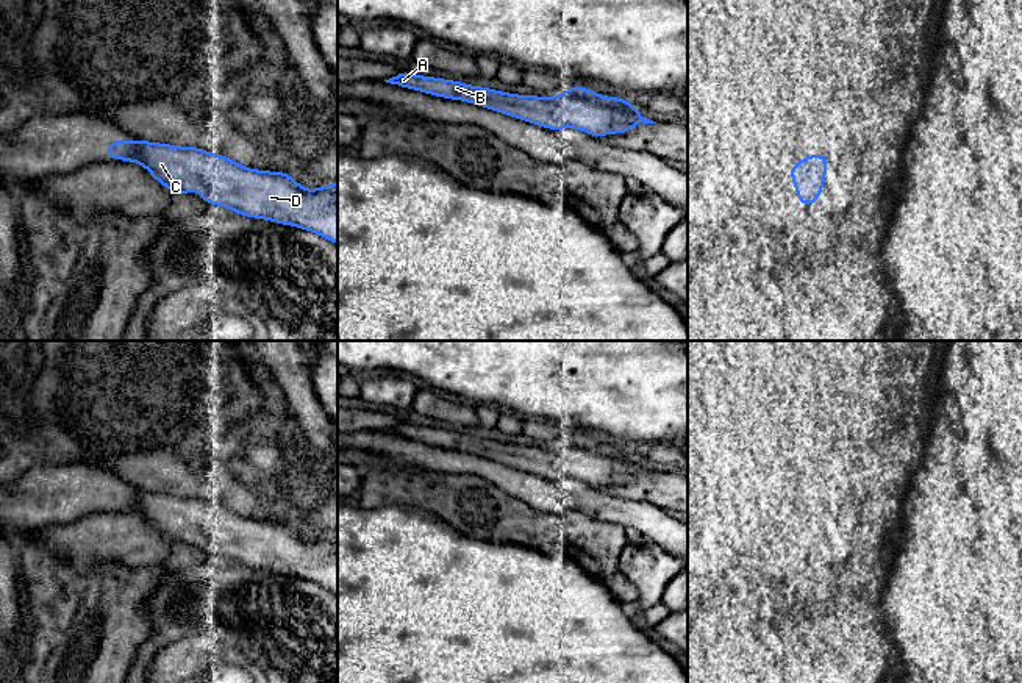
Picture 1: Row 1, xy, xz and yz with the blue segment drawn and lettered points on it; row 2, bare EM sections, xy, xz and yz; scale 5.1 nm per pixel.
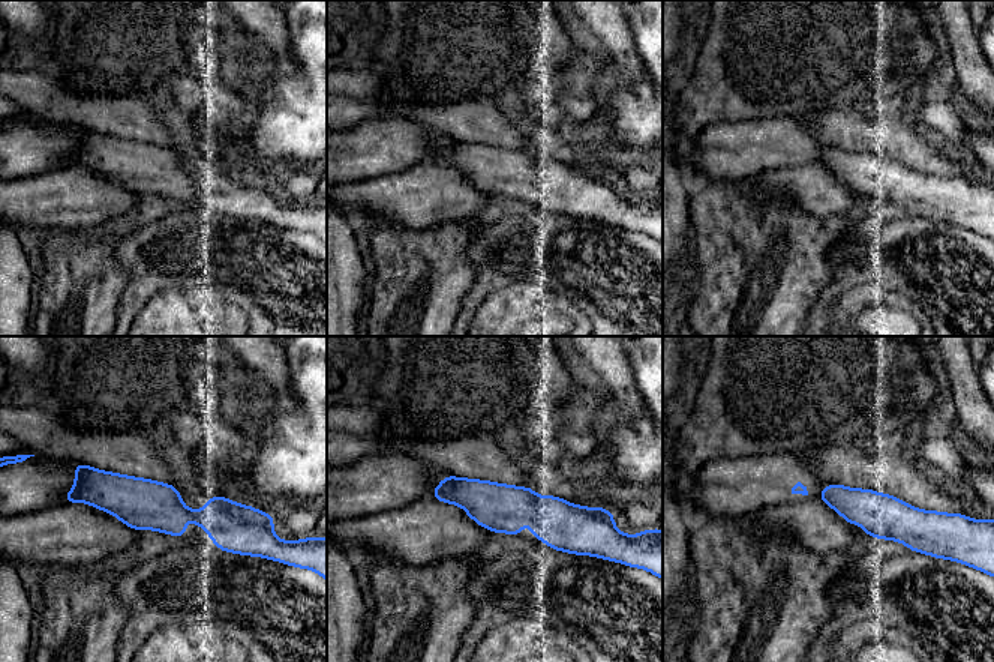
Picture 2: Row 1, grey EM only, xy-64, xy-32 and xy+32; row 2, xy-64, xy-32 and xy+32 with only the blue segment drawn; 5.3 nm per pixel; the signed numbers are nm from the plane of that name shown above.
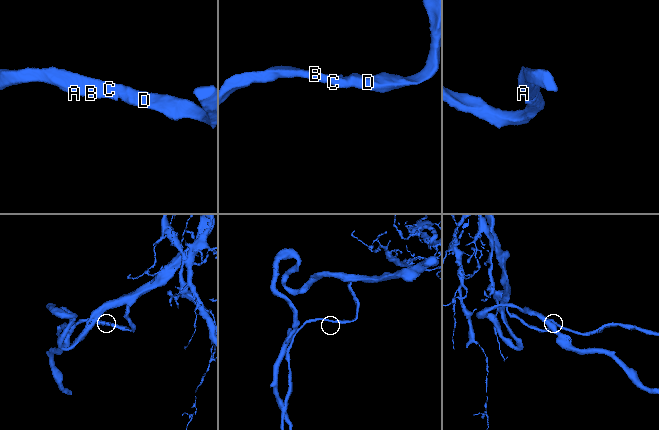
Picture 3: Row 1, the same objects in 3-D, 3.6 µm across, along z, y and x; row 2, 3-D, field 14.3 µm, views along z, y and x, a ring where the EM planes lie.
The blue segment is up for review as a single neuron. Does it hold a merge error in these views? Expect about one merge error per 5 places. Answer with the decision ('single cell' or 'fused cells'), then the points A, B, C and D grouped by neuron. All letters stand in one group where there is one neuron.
single cell; groups A B C D

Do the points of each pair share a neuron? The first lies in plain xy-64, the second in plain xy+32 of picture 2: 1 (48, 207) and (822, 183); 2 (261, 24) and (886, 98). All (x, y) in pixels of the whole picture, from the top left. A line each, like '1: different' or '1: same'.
1: same
2: different

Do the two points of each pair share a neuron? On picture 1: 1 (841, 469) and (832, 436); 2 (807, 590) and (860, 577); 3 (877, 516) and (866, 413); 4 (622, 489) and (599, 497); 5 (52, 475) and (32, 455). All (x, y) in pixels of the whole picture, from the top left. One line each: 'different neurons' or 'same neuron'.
1: different neurons
2: different neurons
3: same neuron
4: different neurons
5: different neurons

